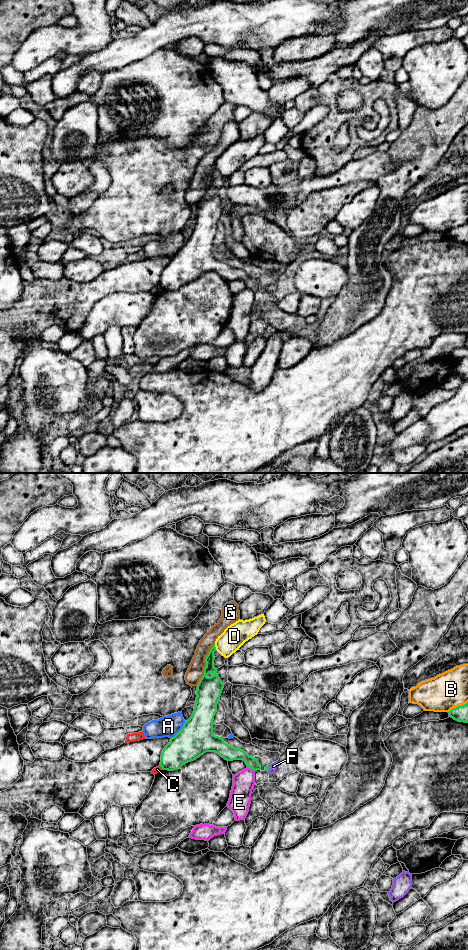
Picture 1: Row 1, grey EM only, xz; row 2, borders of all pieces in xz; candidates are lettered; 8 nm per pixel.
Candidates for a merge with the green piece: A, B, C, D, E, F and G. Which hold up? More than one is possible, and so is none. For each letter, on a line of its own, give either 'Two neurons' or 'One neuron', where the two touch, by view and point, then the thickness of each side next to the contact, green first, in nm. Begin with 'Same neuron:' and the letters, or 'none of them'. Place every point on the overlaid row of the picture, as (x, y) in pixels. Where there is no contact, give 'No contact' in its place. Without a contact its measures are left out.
Same neuron: F
A: Two neurons. Touches green at xz (180, 730). Thickness 280 nm (green) against 180 nm
B: Two neurons. Touches green at xz (458, 706). Thickness 120 nm (green) against 300 nm
C: Two neurons. Touches green at xz (161, 766). Thickness 240 nm (green) against 50 nm
D: Two neurons. Touches green at xz (214, 646). Thickness 70 nm (green) against 190 nm
E: Two neurons. Touches green at xz (251, 768). Thickness 120 nm (green) against 180 nm
F: One neuron. Touches green at xz (269, 767). Thickness 40 nm (green) against 60 nm
G: Two neurons. Touches green at xz (206, 664). Thickness 200 nm (green) against 130 nm

